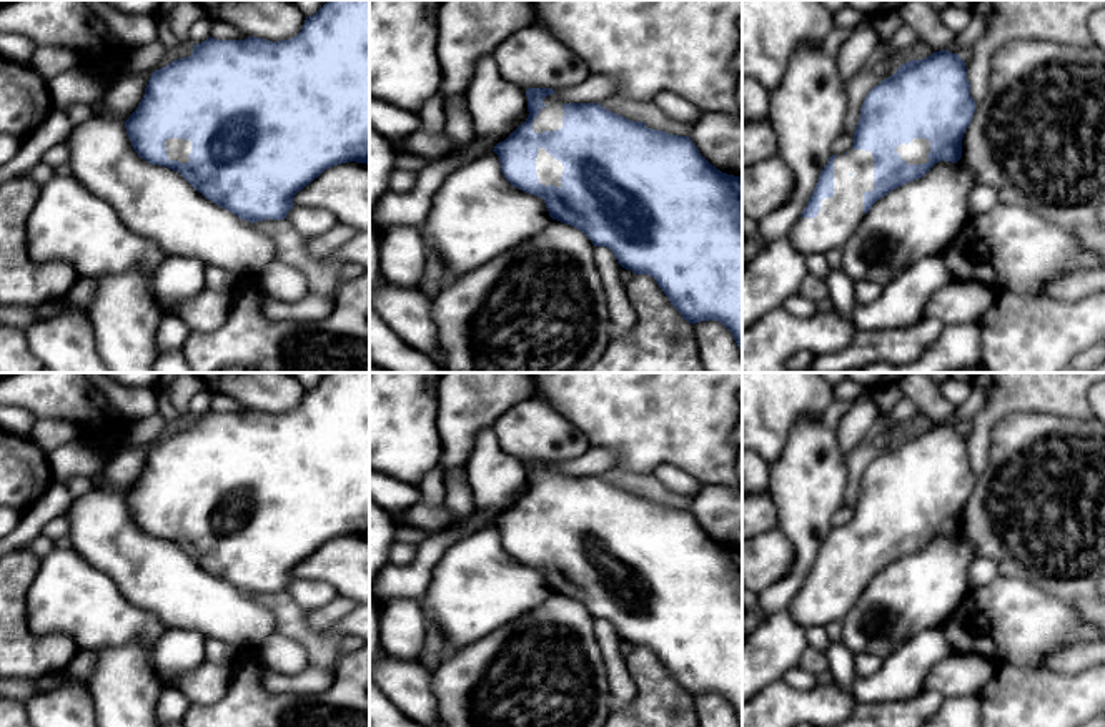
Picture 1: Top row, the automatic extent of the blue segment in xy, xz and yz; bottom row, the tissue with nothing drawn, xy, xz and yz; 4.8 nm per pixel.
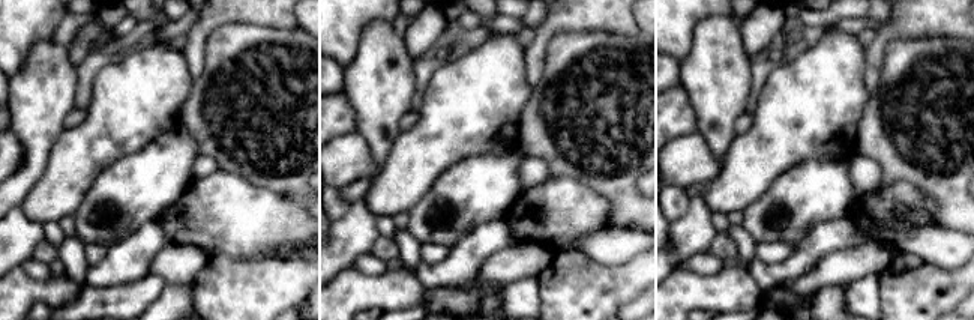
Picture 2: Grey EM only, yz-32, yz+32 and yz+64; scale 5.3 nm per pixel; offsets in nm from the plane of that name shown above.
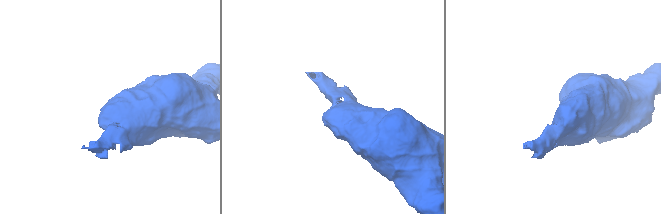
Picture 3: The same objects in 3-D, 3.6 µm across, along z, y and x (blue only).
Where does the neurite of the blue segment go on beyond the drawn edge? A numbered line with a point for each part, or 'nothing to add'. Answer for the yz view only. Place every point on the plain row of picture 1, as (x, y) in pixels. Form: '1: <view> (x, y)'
1: yz (916, 524)

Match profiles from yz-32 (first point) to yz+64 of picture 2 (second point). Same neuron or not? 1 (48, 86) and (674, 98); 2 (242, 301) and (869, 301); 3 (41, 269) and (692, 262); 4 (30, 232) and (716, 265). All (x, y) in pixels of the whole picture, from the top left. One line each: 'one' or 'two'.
1: two
2: two
3: one
4: two

